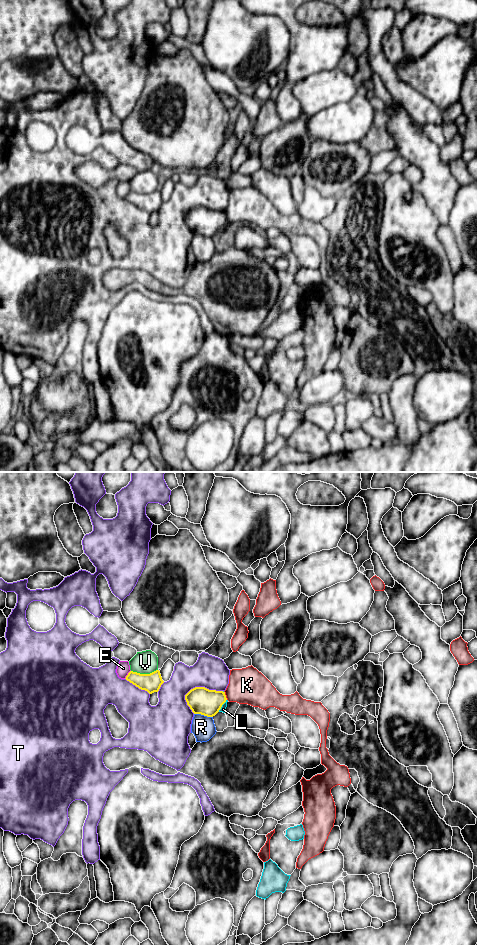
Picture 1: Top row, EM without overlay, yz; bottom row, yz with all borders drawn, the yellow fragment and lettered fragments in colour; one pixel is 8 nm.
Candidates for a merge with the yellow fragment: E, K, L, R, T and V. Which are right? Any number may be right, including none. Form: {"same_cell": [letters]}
{"same_cell": []}

